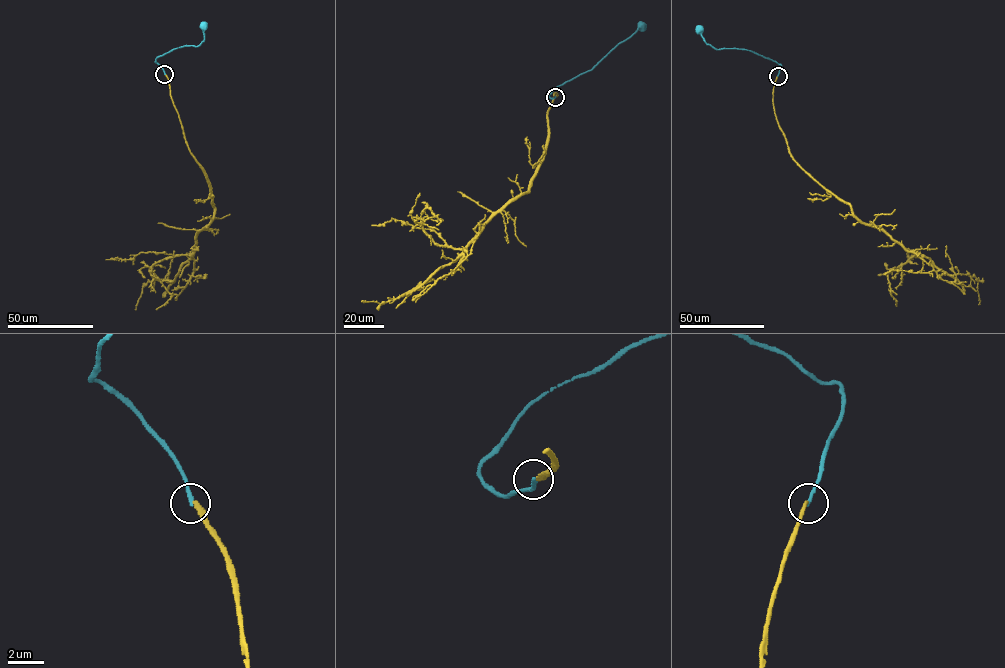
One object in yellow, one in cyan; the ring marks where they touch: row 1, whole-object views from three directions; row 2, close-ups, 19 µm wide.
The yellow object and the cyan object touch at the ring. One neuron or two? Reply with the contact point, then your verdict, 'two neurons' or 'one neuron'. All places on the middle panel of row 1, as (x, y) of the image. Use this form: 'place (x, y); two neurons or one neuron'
place (555, 97); two neurons

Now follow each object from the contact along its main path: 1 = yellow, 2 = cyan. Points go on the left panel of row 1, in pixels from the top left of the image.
1: (165, 74), (188, 149), (212, 191), (213, 216), (197, 234), (192, 255), (173, 281), (148, 282), (136, 310)
2: (164, 74), (155, 62), (157, 57), (174, 48), (199, 45), (204, 38), (203, 26)

